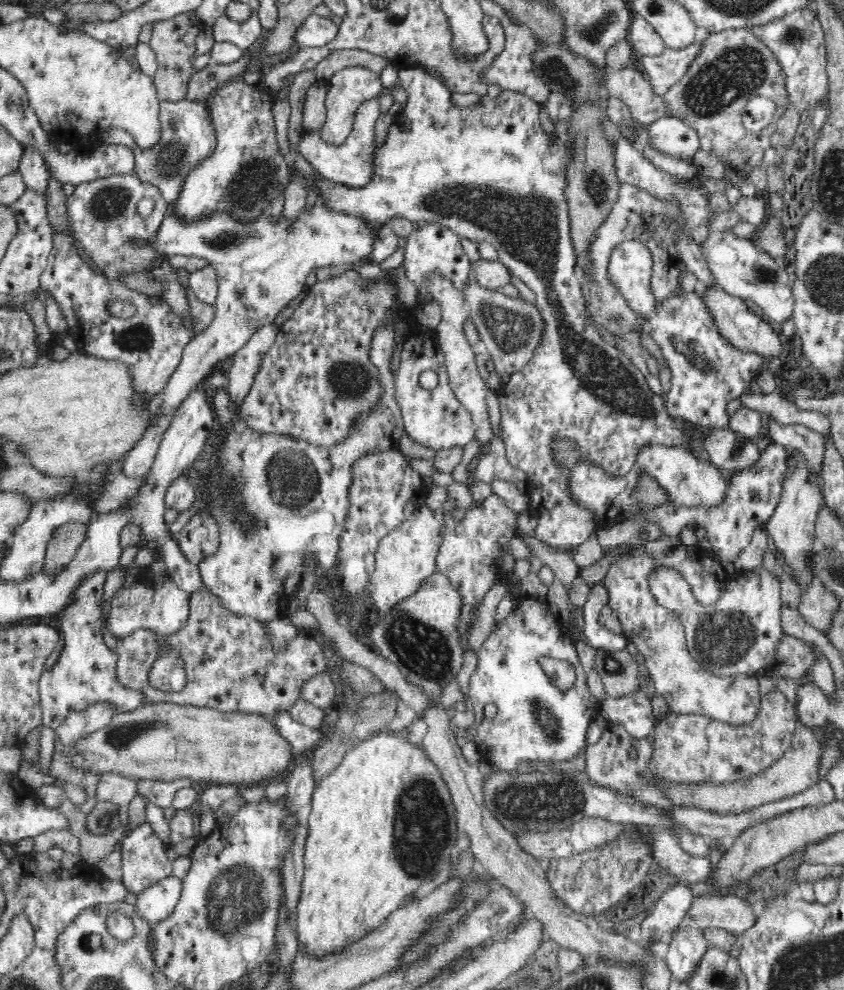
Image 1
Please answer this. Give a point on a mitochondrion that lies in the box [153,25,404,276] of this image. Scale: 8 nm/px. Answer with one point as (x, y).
(251, 185)

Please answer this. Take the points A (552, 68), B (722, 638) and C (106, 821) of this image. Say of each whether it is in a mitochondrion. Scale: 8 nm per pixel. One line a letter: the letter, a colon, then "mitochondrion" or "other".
A: mitochondrion
B: mitochondrion
C: mitochondrion

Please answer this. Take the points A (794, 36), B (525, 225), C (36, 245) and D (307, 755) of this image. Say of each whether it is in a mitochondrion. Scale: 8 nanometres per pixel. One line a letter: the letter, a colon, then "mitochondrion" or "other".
A: mitochondrion
B: mitochondrion
C: other
D: other

